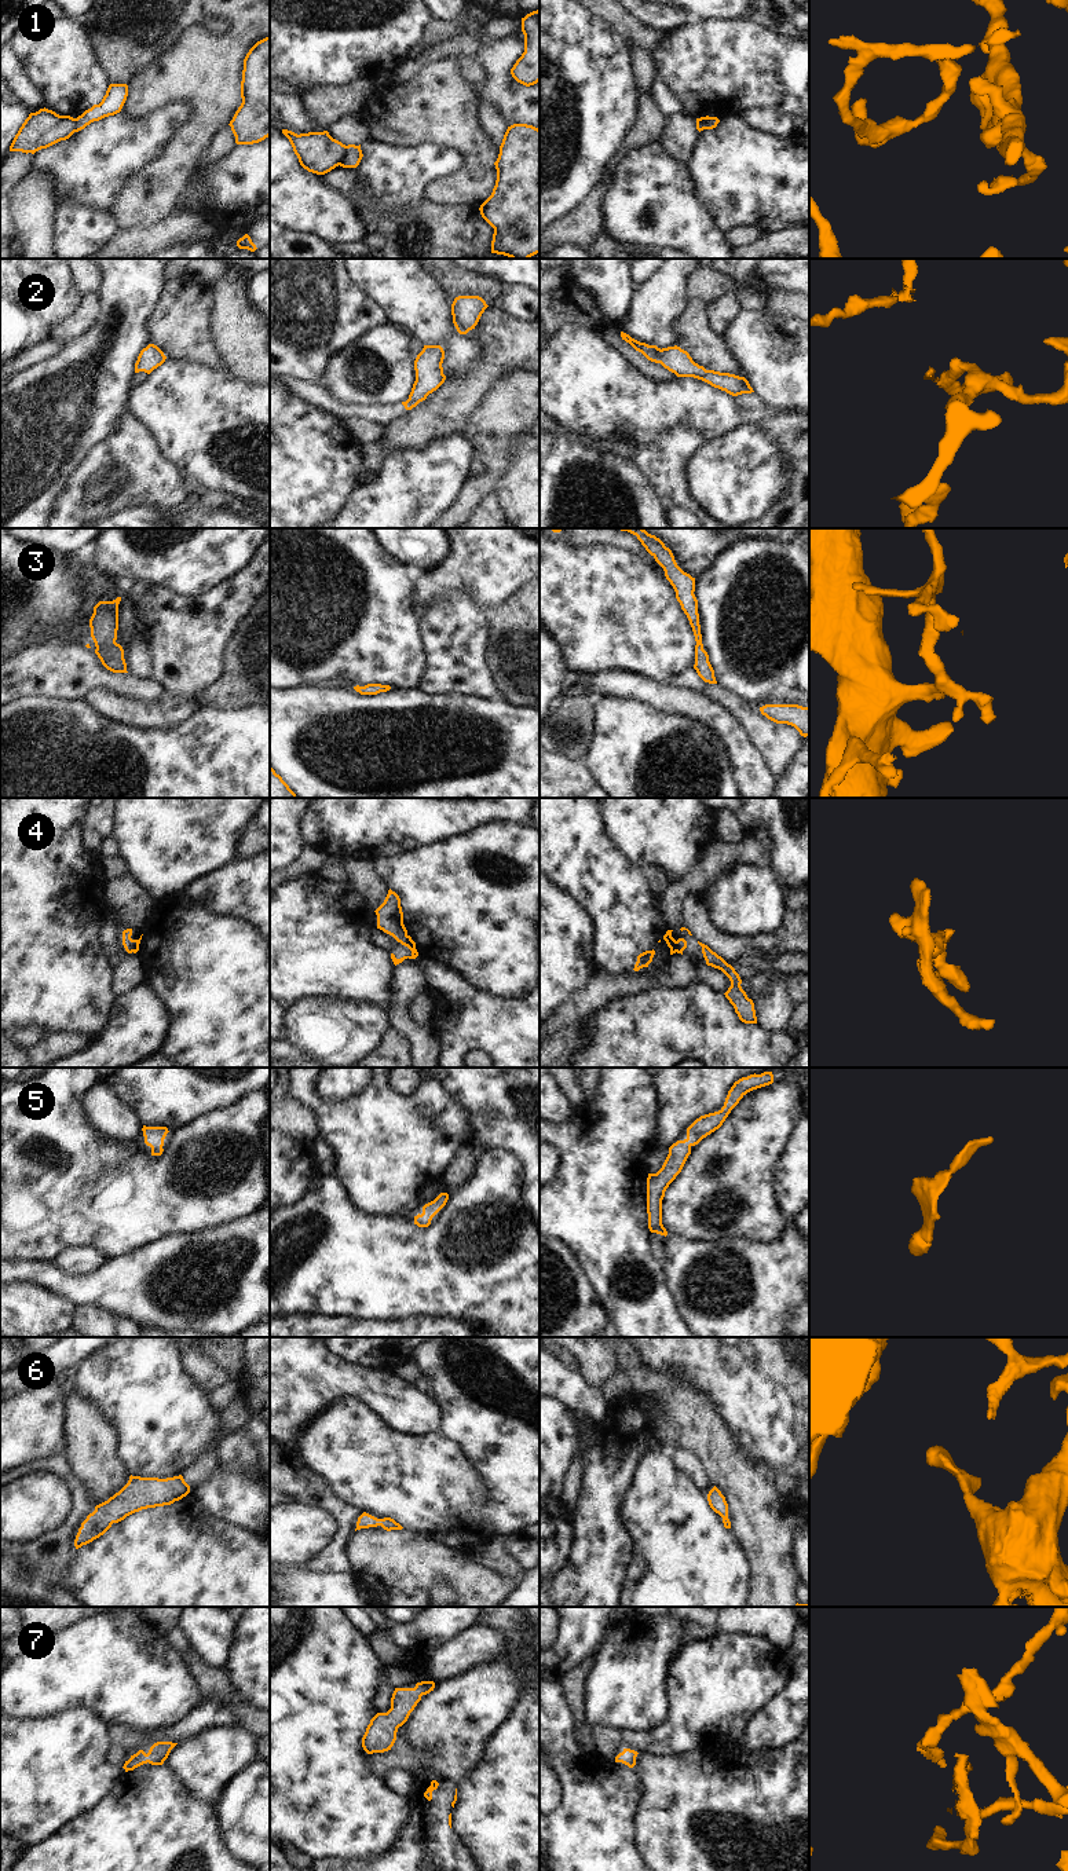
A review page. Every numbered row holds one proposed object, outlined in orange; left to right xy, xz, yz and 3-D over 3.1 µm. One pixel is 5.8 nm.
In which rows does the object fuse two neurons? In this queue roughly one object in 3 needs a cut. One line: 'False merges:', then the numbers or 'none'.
False merges: 1

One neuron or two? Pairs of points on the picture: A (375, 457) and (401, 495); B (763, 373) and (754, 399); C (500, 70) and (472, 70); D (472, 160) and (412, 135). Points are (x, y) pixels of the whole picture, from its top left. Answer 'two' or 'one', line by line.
A: two
B: two
C: two
D: one

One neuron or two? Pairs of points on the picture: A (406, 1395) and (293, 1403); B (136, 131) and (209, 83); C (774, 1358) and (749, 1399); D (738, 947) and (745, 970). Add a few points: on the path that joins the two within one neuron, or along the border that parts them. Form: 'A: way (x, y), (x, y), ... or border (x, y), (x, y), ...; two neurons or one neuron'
A: way (379, 1390), (375, 1387), (321, 1387); one neuron
B: border (190, 107), (164, 105), (146, 117); two neurons
C: border (754, 1365), (790, 1394); two neurons
D: border (772, 948), (765, 954), (746, 955), (732, 966); two neurons

